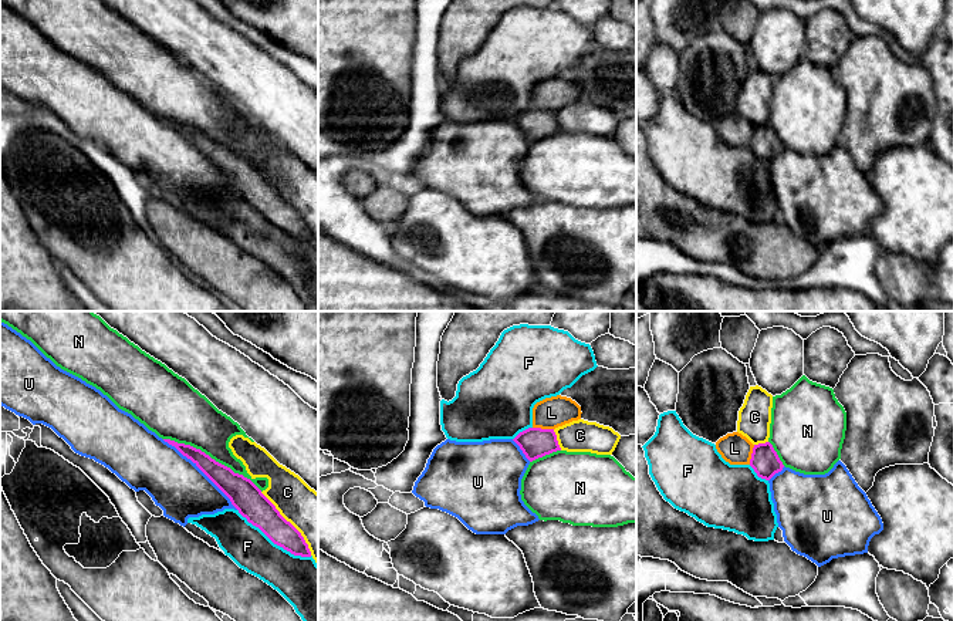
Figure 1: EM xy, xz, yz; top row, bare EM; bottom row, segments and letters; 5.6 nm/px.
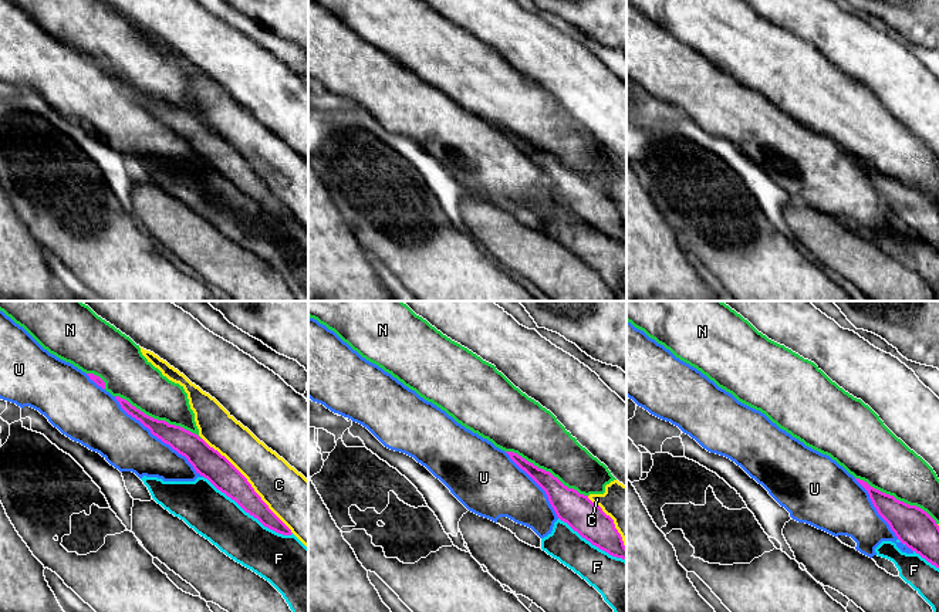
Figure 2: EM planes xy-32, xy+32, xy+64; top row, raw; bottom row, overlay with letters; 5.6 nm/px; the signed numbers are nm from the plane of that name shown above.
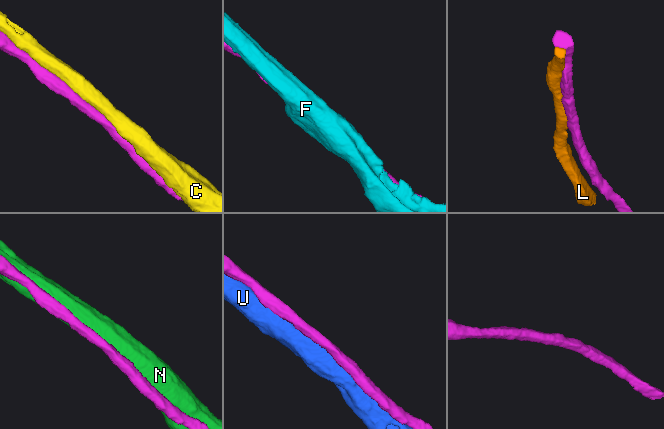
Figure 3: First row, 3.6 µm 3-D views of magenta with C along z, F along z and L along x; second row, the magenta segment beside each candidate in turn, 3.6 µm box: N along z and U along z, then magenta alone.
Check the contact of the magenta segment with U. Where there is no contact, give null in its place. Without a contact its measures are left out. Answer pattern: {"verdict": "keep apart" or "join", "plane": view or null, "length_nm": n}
{"verdict": "keep apart", "plane": "xy", "length_nm": 600}

